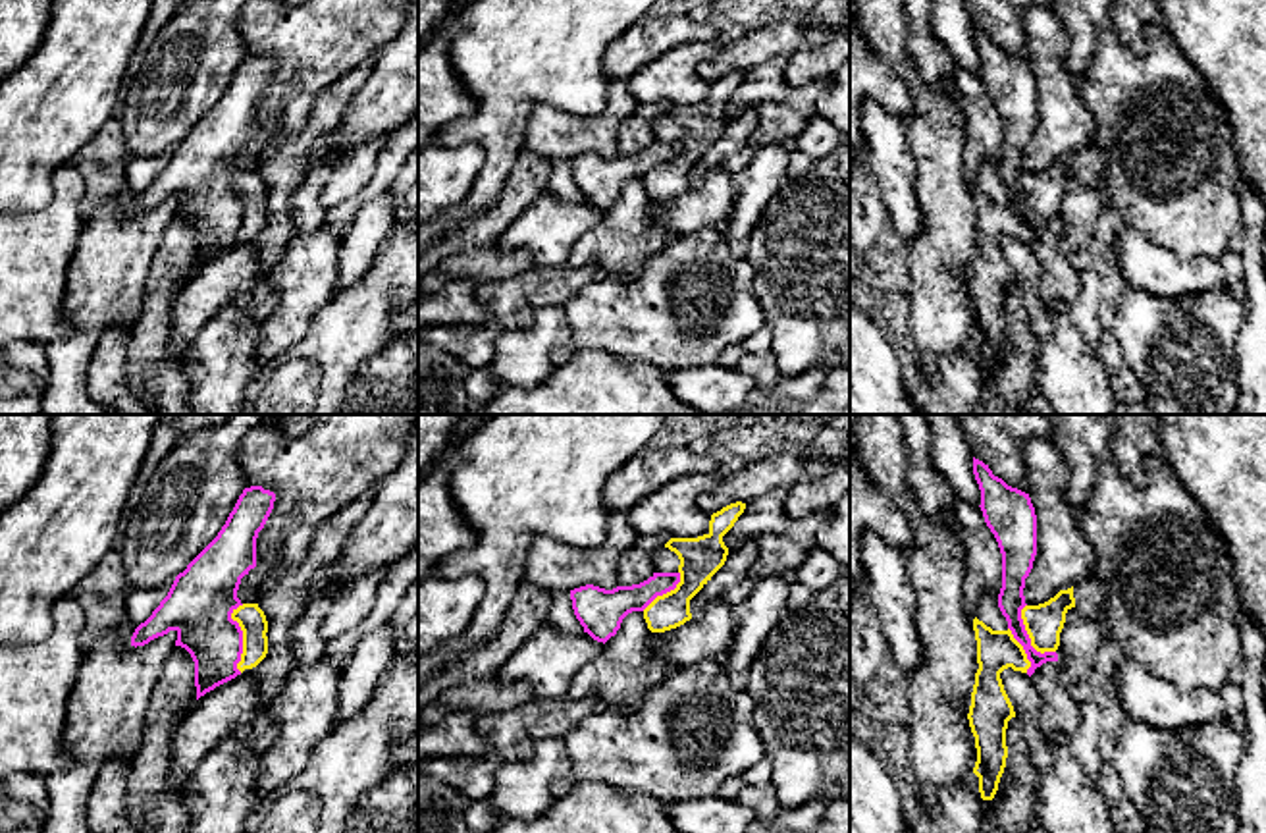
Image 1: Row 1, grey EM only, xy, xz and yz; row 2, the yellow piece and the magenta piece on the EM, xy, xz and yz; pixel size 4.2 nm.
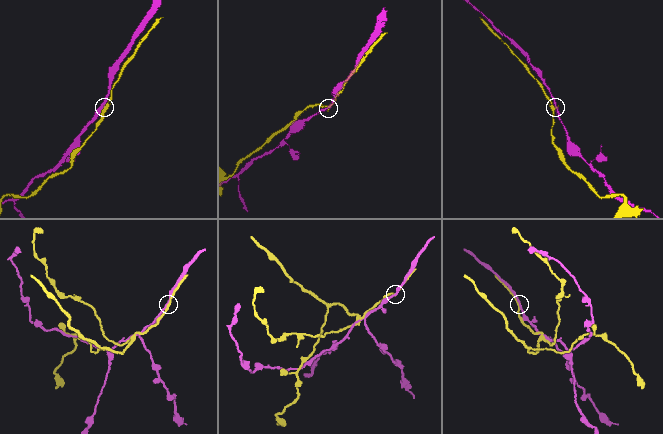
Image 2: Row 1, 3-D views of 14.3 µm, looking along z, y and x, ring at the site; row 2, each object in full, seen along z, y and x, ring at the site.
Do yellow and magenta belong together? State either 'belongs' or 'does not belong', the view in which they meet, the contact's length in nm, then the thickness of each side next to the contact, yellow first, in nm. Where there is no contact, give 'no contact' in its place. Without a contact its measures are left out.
does not belong; contact in xy; length 280 nm; calibres 120 and 280 nm

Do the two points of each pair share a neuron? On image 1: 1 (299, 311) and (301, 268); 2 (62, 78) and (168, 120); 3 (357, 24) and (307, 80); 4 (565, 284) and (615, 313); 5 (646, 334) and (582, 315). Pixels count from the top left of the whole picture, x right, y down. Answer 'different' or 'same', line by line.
1: same
2: different
3: same
4: different
5: same

